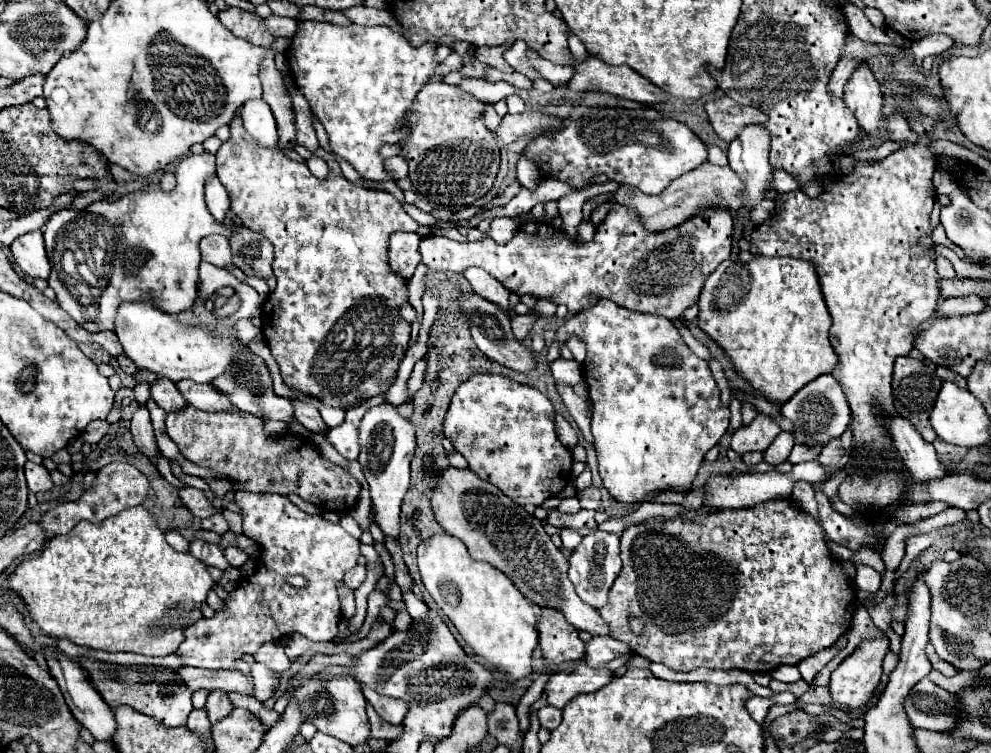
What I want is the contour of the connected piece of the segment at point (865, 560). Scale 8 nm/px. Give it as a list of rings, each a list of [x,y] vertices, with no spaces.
[[[857,550],[855,552],[855,562],[861,562],[861,564],[867,564],[867,566],[875,568],[881,576],[885,574],[885,564],[883,564],[877,550]]]

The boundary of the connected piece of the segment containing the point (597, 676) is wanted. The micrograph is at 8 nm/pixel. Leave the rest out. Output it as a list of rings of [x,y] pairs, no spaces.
[[[585,660],[573,662],[571,668],[557,672],[545,684],[543,694],[547,696],[547,704],[555,708],[563,708],[571,698],[585,692],[597,692],[599,688],[607,686],[613,672],[603,668],[589,668]]]

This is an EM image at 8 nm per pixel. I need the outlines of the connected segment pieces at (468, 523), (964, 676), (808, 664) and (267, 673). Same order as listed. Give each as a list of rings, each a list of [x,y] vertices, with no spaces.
[[[449,466],[441,470],[433,488],[431,508],[445,532],[463,540],[475,560],[489,562],[505,572],[527,600],[563,612],[575,628],[585,630],[591,636],[609,636],[609,626],[599,612],[573,592],[575,588],[567,578],[567,558],[559,548],[555,548],[549,534],[543,530],[541,520],[527,514],[497,486],[487,484],[469,468],[461,470]]]
[[[931,670],[931,672],[929,672],[929,678],[931,678],[937,686],[941,686],[941,688],[953,692],[953,694],[959,694],[959,692],[963,692],[965,688],[971,686],[971,682],[969,682],[969,672],[957,672],[957,676],[945,678],[945,676],[941,676],[939,672]]]
[[[841,636],[831,648],[825,648],[825,650],[821,650],[821,652],[817,652],[817,654],[813,654],[813,656],[801,660],[797,666],[799,666],[799,672],[801,672],[803,680],[805,680],[807,684],[813,684],[813,680],[815,680],[815,676],[821,672],[821,668],[823,668],[841,648],[845,648],[845,644],[847,644],[847,636]]]
[[[254,662],[251,665],[251,675],[254,680],[254,697],[261,702],[271,698],[278,684],[278,676],[259,662]]]

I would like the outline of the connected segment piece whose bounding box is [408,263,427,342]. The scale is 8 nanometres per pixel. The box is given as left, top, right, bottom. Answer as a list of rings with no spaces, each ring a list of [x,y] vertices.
[[[419,263],[414,275],[409,280],[408,293],[409,303],[414,307],[417,313],[416,320],[411,325],[411,338],[410,340],[415,342],[418,338],[420,324],[423,319],[423,305],[422,296],[424,292],[425,278],[427,274],[427,267],[423,263]]]

